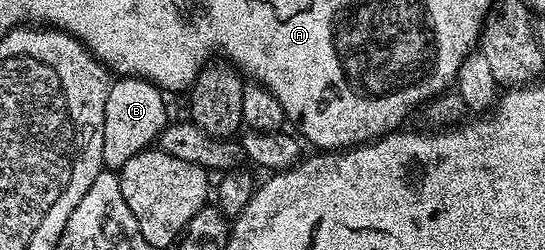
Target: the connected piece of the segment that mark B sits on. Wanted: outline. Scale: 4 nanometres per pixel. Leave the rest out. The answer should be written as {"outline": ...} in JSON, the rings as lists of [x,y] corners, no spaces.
{"outline":[[[118,77],[111,80],[104,103],[103,166],[110,171],[121,171],[132,155],[142,153],[157,142],[168,124],[163,90],[151,81],[139,77]]]}

